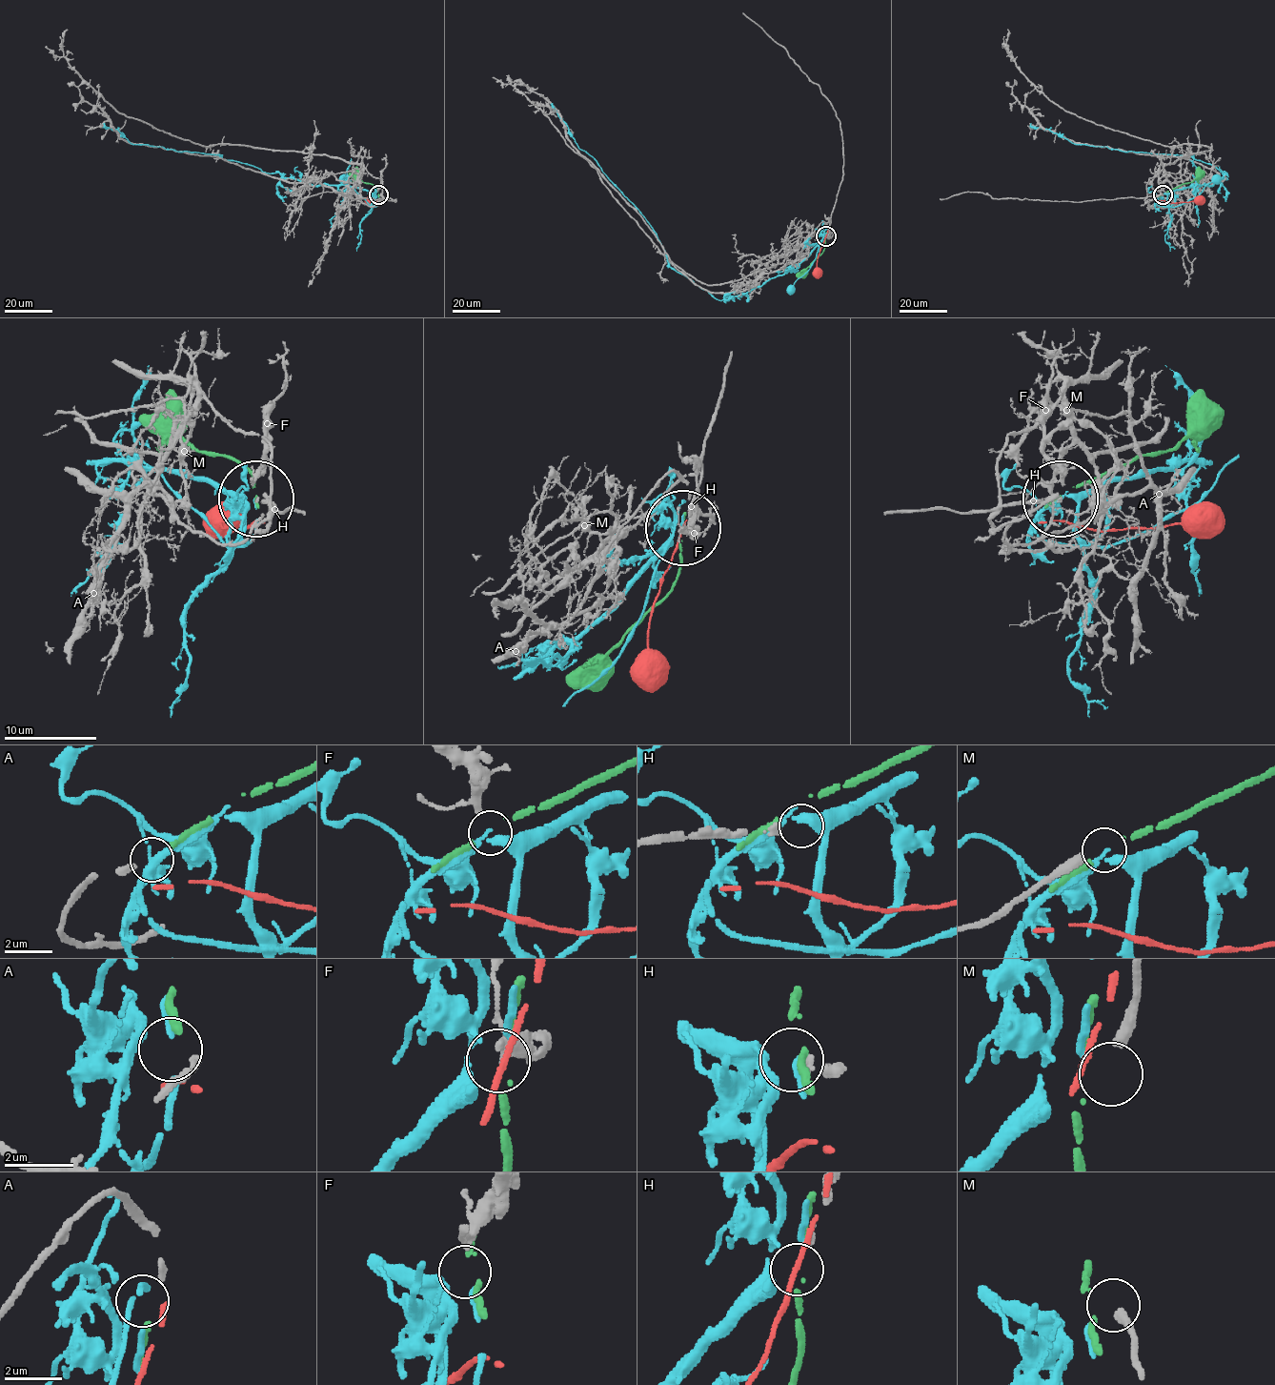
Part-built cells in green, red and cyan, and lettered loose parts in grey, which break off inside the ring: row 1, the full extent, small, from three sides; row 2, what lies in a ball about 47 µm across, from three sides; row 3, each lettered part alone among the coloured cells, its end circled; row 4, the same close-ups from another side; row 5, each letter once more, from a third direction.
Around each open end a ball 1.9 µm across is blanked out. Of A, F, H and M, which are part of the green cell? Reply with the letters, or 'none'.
A

